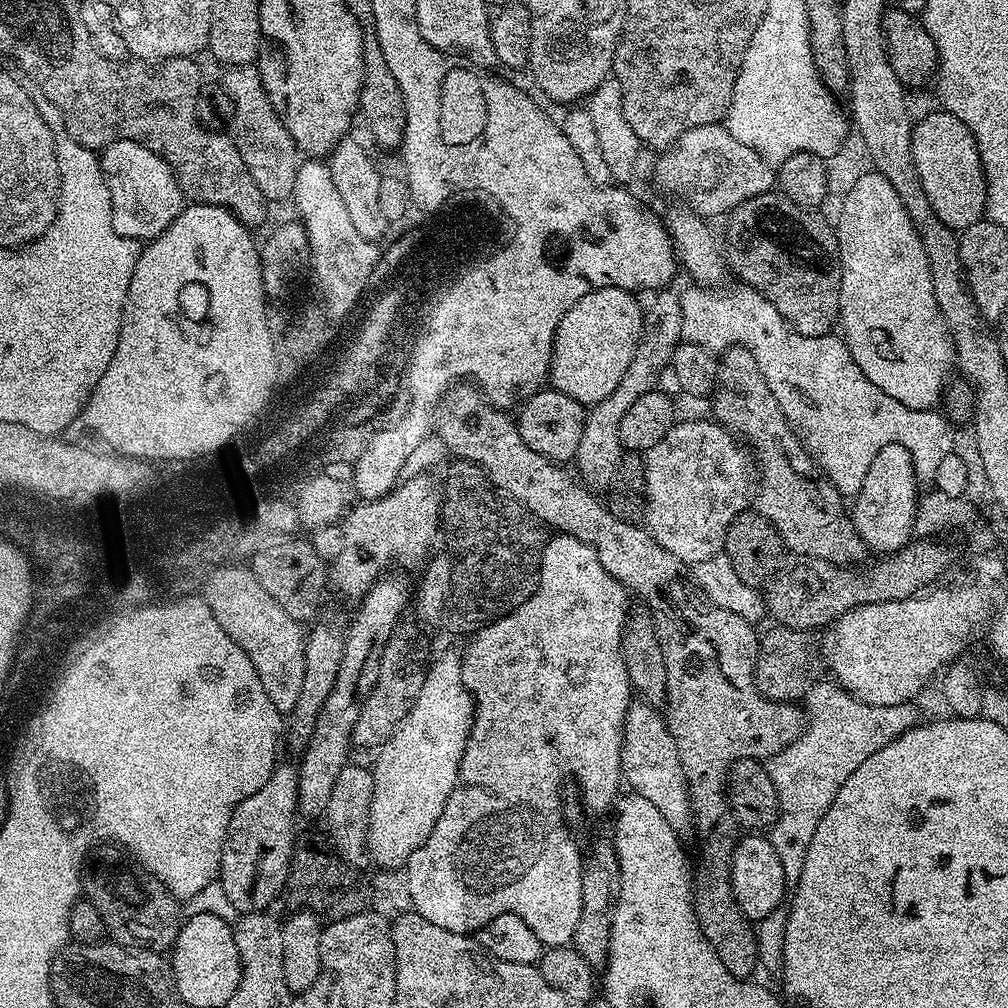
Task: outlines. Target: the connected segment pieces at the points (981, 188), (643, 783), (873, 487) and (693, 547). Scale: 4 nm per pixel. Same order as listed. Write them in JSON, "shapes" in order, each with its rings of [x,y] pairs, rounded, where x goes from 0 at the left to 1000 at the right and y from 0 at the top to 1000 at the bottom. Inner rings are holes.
{"shapes":[[[[936,109],[910,118],[905,124],[905,156],[915,181],[915,188],[927,204],[927,212],[945,228],[966,224],[966,220],[977,217],[980,197],[978,177],[974,157],[966,133],[946,113]]],[[[628,693],[624,698],[619,709],[619,727],[617,728],[617,748],[615,749],[615,764],[617,774],[623,778],[628,787],[637,792],[643,793],[654,806],[661,815],[665,815],[665,823],[669,823],[672,829],[679,831],[688,821],[688,811],[687,808],[687,791],[683,788],[683,777],[681,768],[677,764],[677,752],[673,752],[673,740],[663,723],[662,713],[655,706],[656,703],[649,698],[642,698],[640,694]]],[[[884,440],[871,446],[855,486],[847,493],[849,505],[844,505],[845,520],[855,534],[858,545],[869,547],[869,550],[884,550],[892,544],[898,544],[906,535],[909,523],[909,502],[911,499],[911,477],[907,466],[907,454],[899,442]]],[[[676,416],[665,427],[661,427],[661,435],[657,435],[657,438],[652,438],[644,448],[638,449],[641,523],[647,533],[680,562],[700,558],[700,554],[717,549],[724,518],[728,518],[728,514],[732,514],[743,503],[748,488],[748,456],[743,445],[719,422],[711,421],[709,416],[701,416]]]]}

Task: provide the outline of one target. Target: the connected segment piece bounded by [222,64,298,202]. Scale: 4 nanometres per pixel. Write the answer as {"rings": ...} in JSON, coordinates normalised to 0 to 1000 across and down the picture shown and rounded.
{"rings":[[[231,63],[223,71],[226,72],[220,84],[231,103],[228,134],[236,153],[240,153],[240,161],[244,161],[244,169],[248,169],[248,177],[252,177],[256,188],[260,188],[263,199],[287,197],[294,180],[296,148],[260,85],[257,66]]]}

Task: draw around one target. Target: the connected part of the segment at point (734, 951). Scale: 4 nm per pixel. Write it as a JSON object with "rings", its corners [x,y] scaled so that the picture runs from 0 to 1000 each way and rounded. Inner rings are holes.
{"rings":[[[718,829],[699,835],[694,858],[691,861],[689,858],[688,861],[688,896],[696,927],[700,927],[704,938],[708,938],[712,950],[716,950],[716,958],[720,958],[720,962],[729,972],[741,973],[742,967],[749,965],[752,960],[752,938],[747,914],[740,907],[736,907],[726,886],[724,850],[727,840],[727,834],[722,834]]]}

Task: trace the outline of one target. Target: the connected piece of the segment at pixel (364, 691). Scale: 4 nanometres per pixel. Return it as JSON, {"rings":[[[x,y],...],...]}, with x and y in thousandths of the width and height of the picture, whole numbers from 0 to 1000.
{"rings":[[[382,569],[370,579],[369,583],[356,596],[357,604],[349,615],[345,627],[340,628],[341,644],[339,657],[335,661],[335,673],[331,677],[331,685],[319,696],[319,704],[313,713],[312,724],[308,728],[308,736],[303,740],[296,754],[296,796],[297,809],[320,811],[327,800],[327,788],[331,784],[331,775],[335,768],[346,758],[349,725],[355,716],[355,708],[359,708],[363,692],[375,677],[377,654],[381,642],[393,628],[394,619],[398,618],[401,602],[407,599],[407,583],[401,571]]]}

